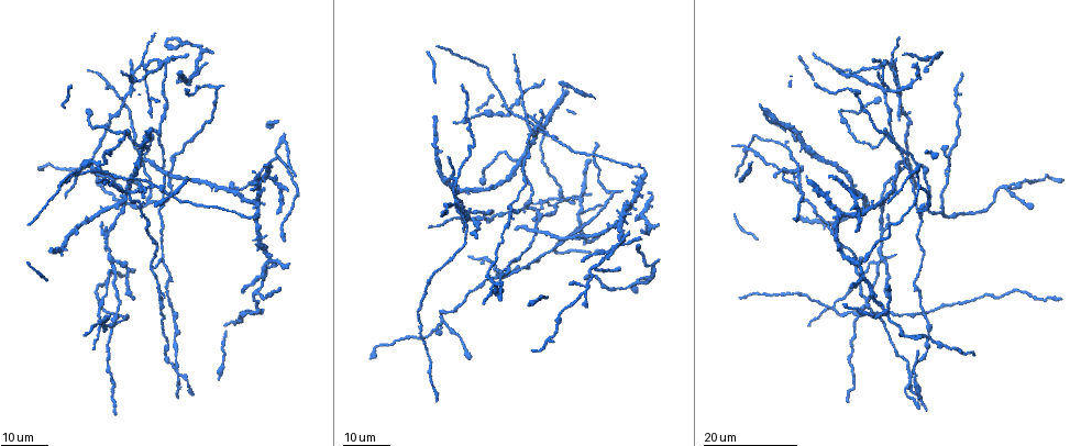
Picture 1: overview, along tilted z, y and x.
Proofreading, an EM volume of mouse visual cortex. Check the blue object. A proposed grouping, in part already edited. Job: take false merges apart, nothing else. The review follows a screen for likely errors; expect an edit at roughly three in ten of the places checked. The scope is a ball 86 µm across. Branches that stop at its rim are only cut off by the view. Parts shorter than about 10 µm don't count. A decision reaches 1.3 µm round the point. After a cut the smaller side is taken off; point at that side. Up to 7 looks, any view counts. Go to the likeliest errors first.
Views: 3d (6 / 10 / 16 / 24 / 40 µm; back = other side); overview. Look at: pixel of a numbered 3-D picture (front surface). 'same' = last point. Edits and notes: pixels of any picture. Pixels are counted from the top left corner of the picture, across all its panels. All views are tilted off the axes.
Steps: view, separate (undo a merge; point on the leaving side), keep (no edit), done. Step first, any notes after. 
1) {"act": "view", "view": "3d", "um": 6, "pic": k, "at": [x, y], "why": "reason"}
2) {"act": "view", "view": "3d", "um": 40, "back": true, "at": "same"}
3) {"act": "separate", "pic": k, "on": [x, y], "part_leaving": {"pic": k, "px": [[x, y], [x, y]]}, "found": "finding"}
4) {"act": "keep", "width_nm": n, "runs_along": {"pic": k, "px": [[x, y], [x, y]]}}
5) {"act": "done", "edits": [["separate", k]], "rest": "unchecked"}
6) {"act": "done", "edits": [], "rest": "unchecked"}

{"act": "view", "view": "3d", "um": 16, "pic": 1, "at": [891, 67], "why": "four or more arms meet"}

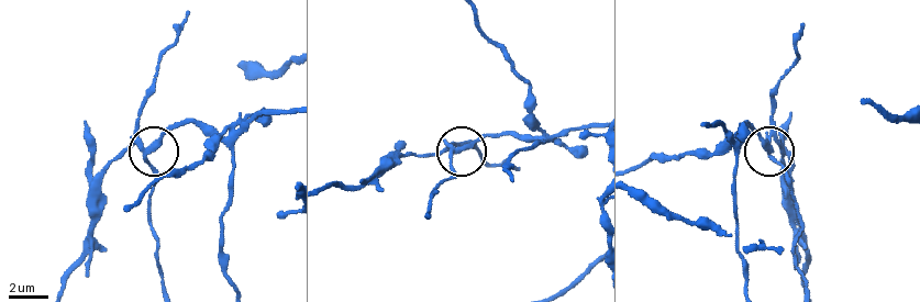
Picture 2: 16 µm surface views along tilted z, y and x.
{"act": "view", "view": "3d", "um": 10, "pic": 2, "at": [769, 152]}

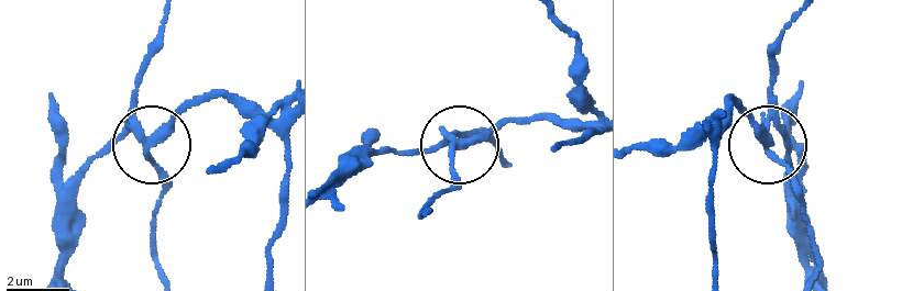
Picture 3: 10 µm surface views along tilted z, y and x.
{"act": "separate", "pic": 3, "on": [158, 171], "arms": 4, "part_leaving": {"pic": 3, "px": [[139, 140], [120, 137], [79, 182], [63, 279]]}, "found": "a second neuron is stuck on"}

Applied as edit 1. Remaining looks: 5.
{"act": "view", "view": "3d", "um": 16, "pic": 2, "at": [227, 143], "why": "four arms meet"}

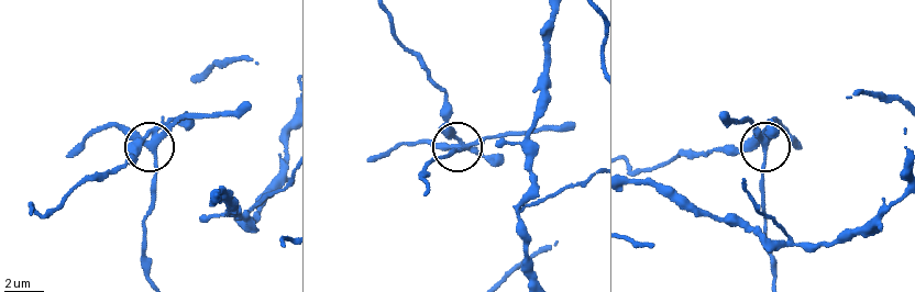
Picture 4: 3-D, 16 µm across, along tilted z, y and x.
{"act": "view", "view": "3d", "um": 6, "pic": 4, "at": [766, 148]}

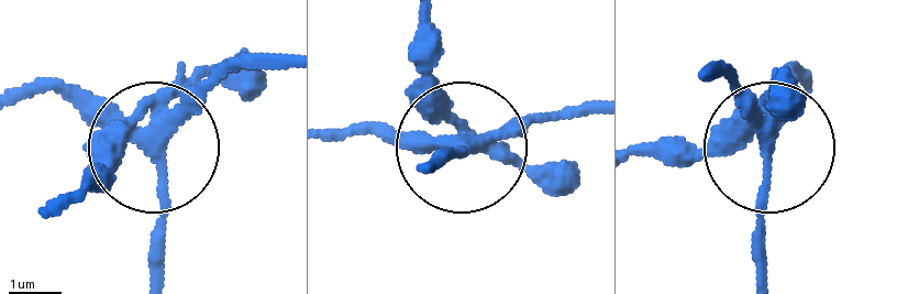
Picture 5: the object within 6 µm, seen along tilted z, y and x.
{"act": "separate", "pic": 5, "on": [90, 146], "arms": 4, "found": "a second neuron is stuck on"}

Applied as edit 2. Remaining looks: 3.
{"act": "view", "view": "overview"}

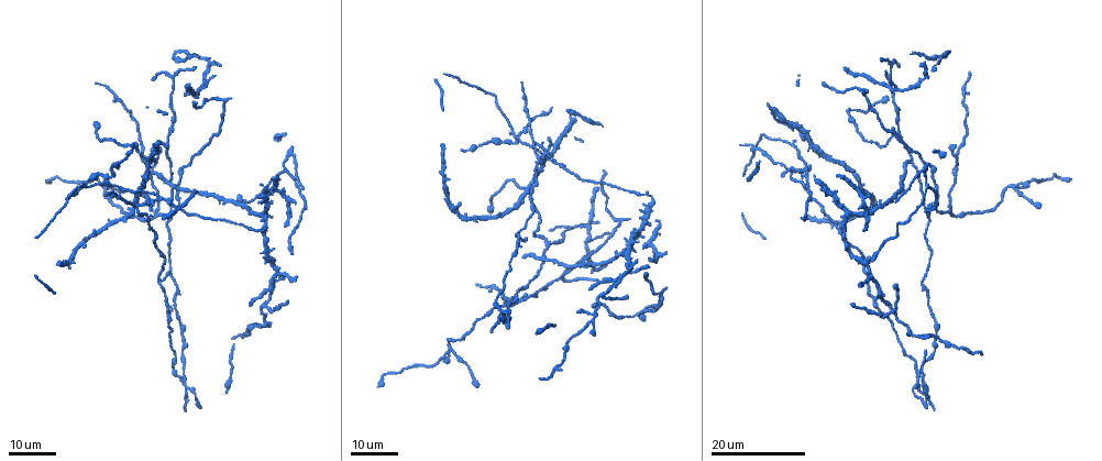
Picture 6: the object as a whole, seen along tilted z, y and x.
{"act": "view", "view": "3d", "um": 16, "pic": 6, "at": [592, 320], "why": "four arms meet"}

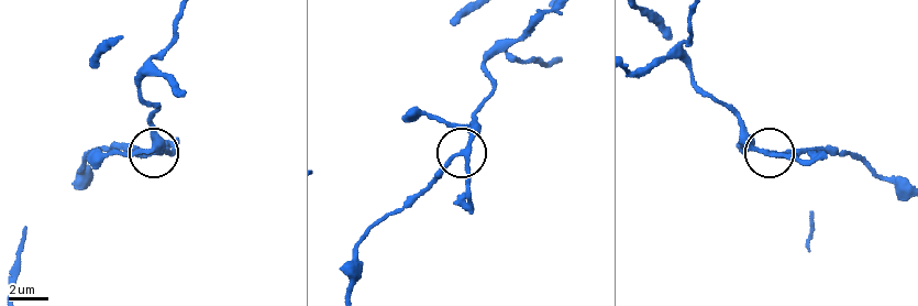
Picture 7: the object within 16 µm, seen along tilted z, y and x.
{"act": "view", "view": "3d", "um": 10, "pic": 7, "at": [761, 152], "why": "zoom in"}

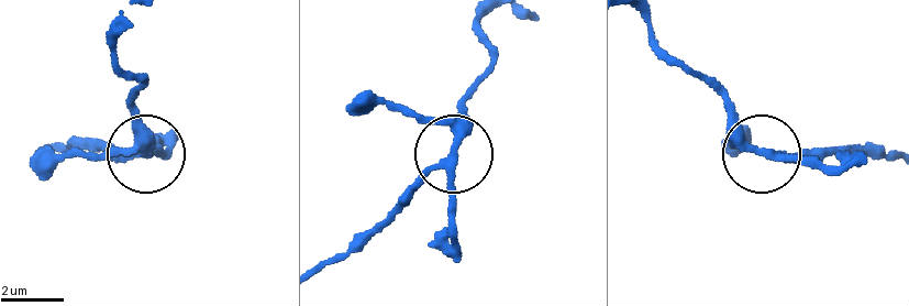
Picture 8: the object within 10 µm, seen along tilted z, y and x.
{"act": "keep", "arms": 4, "found": "all the same neuron"}

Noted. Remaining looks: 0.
{"act": "done", "edits": [["separate", 3], ["separate", 5]], "rest": "unchecked"}

